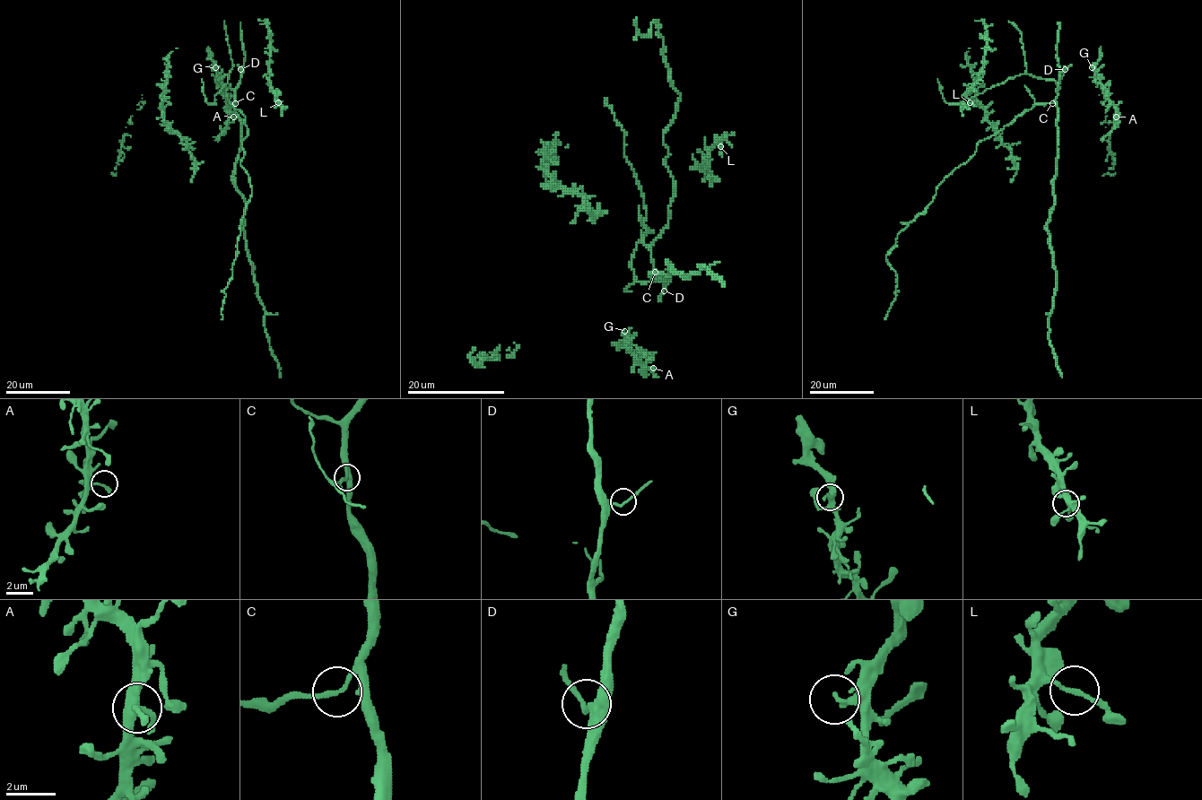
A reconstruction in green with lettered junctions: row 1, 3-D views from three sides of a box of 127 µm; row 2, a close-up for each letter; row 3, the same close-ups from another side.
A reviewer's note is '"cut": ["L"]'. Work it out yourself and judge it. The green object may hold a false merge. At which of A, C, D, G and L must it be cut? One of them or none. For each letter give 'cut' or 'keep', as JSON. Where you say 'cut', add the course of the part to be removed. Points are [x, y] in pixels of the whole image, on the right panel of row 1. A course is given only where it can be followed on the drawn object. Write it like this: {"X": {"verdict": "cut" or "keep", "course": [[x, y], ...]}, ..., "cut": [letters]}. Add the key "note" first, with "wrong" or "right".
{"note": "wrong", "A": {"verdict": "keep"}, "C": {"verdict": "keep"}, "D": {"verdict": "keep"}, "G": {"verdict": "keep"}, "L": {"verdict": "keep"}, "cut": []}

